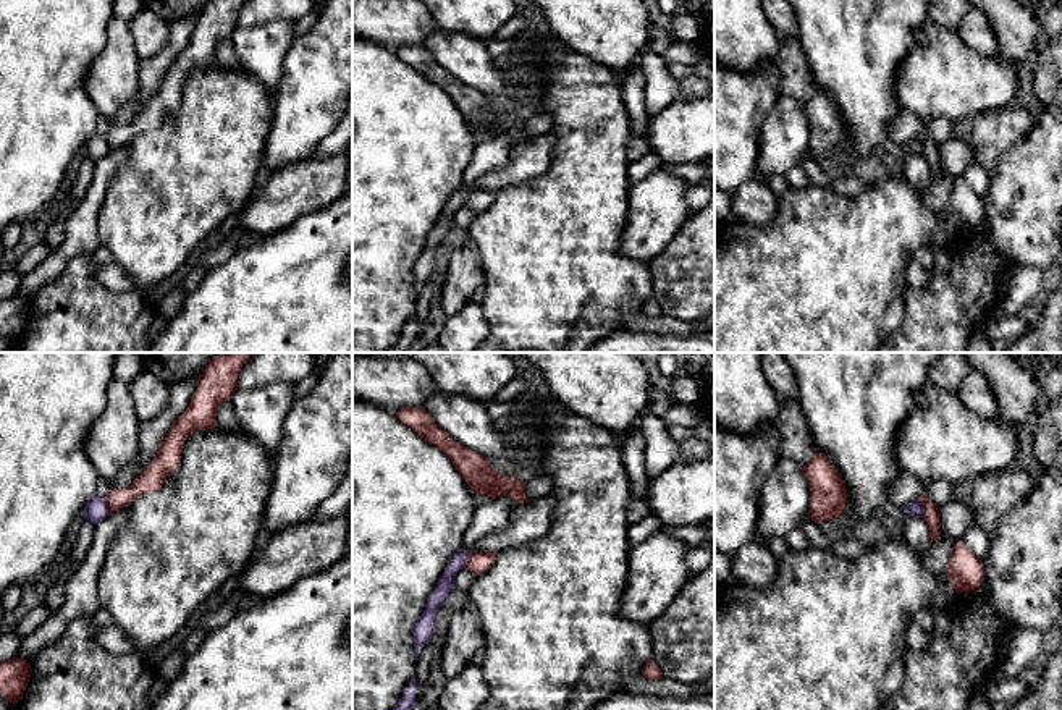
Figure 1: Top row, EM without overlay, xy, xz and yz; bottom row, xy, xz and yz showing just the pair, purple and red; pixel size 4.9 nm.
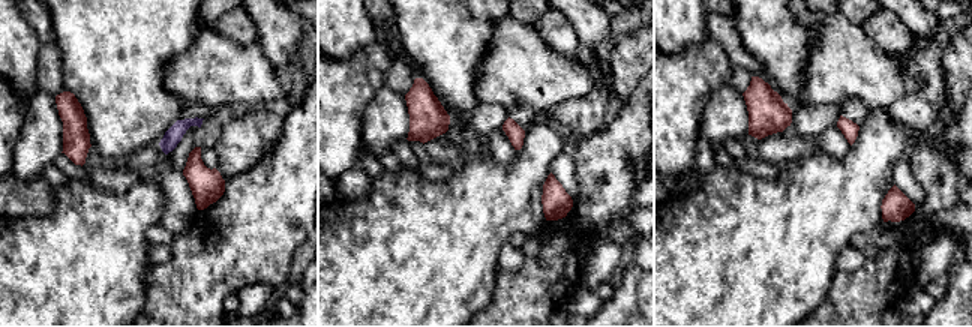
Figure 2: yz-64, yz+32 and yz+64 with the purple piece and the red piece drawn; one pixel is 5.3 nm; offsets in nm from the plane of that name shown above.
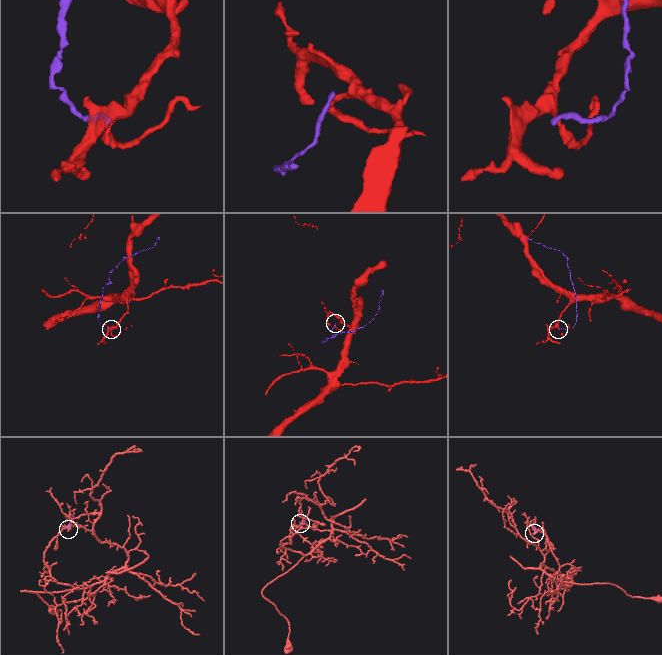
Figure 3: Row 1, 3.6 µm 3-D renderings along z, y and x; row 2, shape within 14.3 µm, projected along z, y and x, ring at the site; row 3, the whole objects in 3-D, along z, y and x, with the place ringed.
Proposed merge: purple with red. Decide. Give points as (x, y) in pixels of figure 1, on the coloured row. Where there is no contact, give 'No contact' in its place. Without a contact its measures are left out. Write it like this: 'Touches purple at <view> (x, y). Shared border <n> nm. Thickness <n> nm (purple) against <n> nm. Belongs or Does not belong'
Touches purple at yz (923, 508). Shared border 100 nm. Thickness 80 nm (purple) against 80 nm. Does not belong

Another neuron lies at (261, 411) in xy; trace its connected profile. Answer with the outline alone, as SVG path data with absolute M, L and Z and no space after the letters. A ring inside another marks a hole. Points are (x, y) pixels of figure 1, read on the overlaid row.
M283 382L262 388L236 390L230 399L241 430L272 458L281 445L281 425L294 401L294 385Z

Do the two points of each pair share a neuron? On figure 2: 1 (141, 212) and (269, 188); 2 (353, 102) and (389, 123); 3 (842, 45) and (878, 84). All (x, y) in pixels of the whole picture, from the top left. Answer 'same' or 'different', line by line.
1: different
2: different
3: same

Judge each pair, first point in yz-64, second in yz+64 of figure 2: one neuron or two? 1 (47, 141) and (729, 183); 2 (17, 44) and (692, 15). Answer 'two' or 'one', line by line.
1: two
2: one

